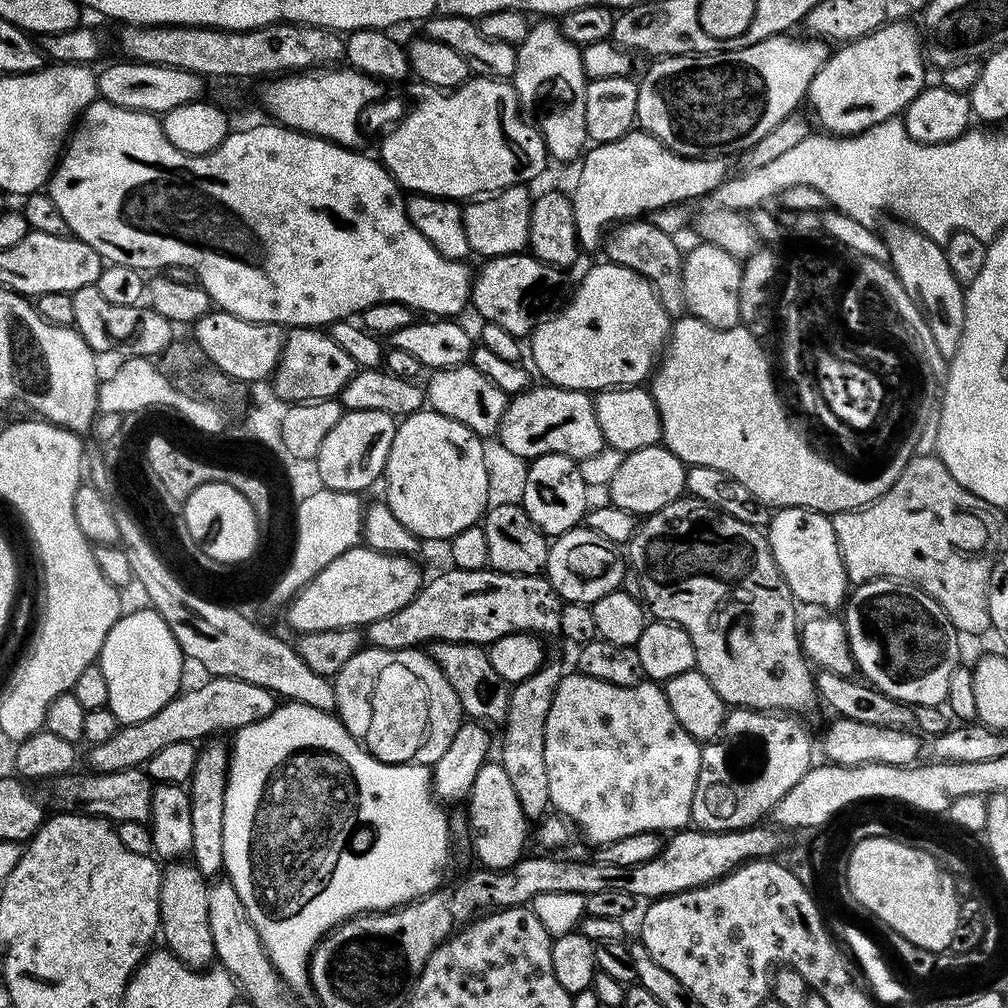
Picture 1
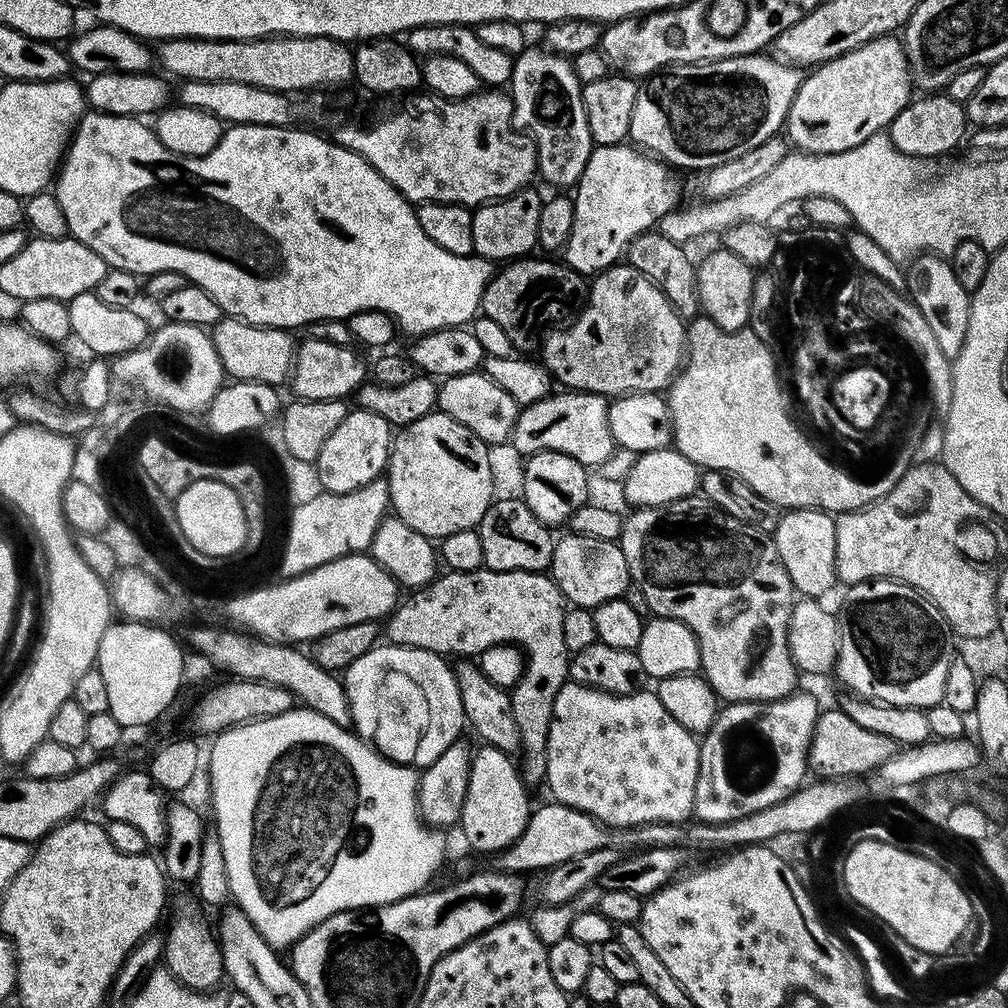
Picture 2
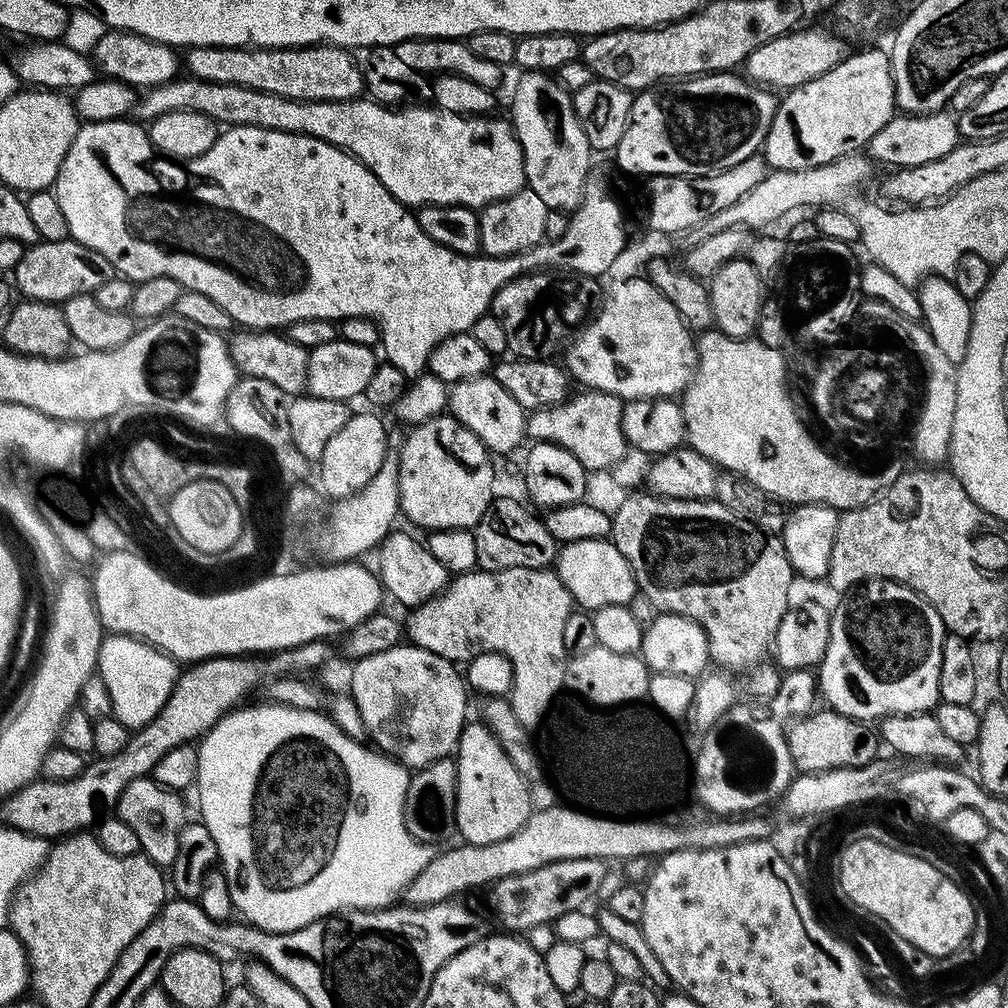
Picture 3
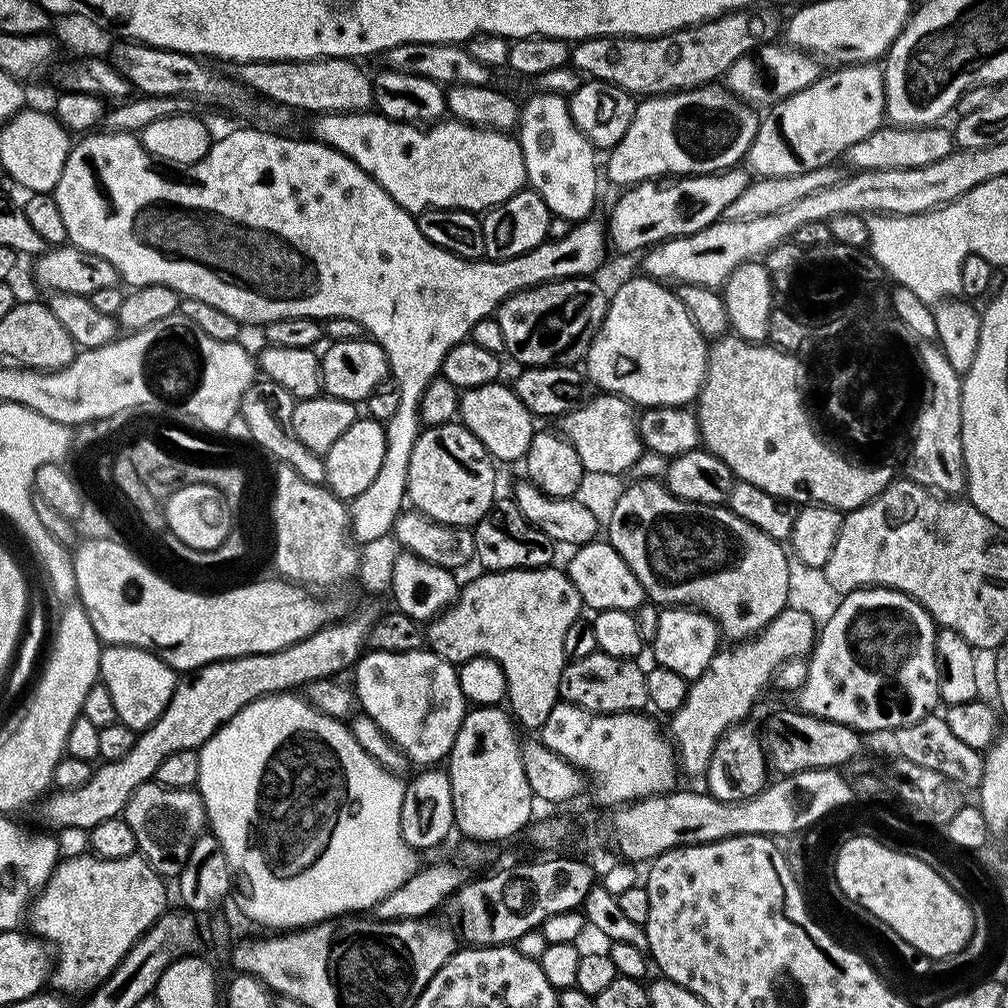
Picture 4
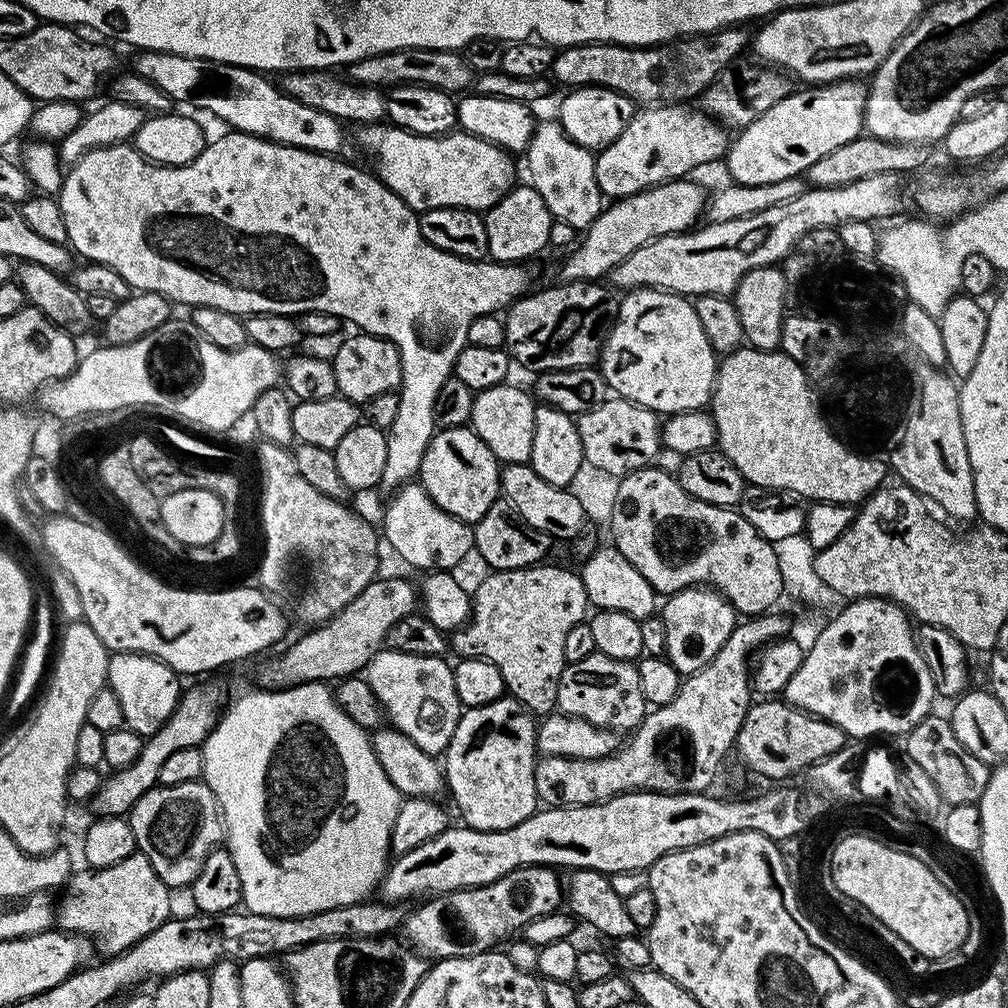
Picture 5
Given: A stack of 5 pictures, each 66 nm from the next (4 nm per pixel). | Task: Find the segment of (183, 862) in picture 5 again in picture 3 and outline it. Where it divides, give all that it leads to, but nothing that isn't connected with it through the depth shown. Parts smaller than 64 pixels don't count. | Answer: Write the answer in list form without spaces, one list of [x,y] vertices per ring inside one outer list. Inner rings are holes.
[[[148,776],[138,778],[122,790],[122,798],[118,798],[114,812],[120,817],[134,834],[138,834],[140,852],[153,860],[158,866],[170,866],[178,854],[178,838],[185,826],[184,799],[181,793],[170,788],[163,788],[157,780]]]

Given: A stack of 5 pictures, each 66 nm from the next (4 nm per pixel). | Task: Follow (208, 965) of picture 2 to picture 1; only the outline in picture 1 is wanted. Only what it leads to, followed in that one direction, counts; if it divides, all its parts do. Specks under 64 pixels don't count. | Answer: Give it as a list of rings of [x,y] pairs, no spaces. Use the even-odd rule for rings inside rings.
[[[172,862],[163,869],[160,878],[160,927],[167,951],[197,970],[213,963],[216,951],[214,938],[210,938],[210,894],[209,881],[191,862]]]

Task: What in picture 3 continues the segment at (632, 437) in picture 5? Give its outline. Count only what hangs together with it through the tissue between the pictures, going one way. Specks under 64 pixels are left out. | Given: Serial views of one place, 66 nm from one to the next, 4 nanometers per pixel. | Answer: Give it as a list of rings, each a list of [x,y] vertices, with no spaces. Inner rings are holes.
[[[588,390],[583,394],[585,396],[573,395],[558,406],[531,413],[526,420],[526,436],[537,444],[557,444],[562,450],[570,450],[587,473],[607,472],[630,447],[622,430],[625,401],[609,392]]]

